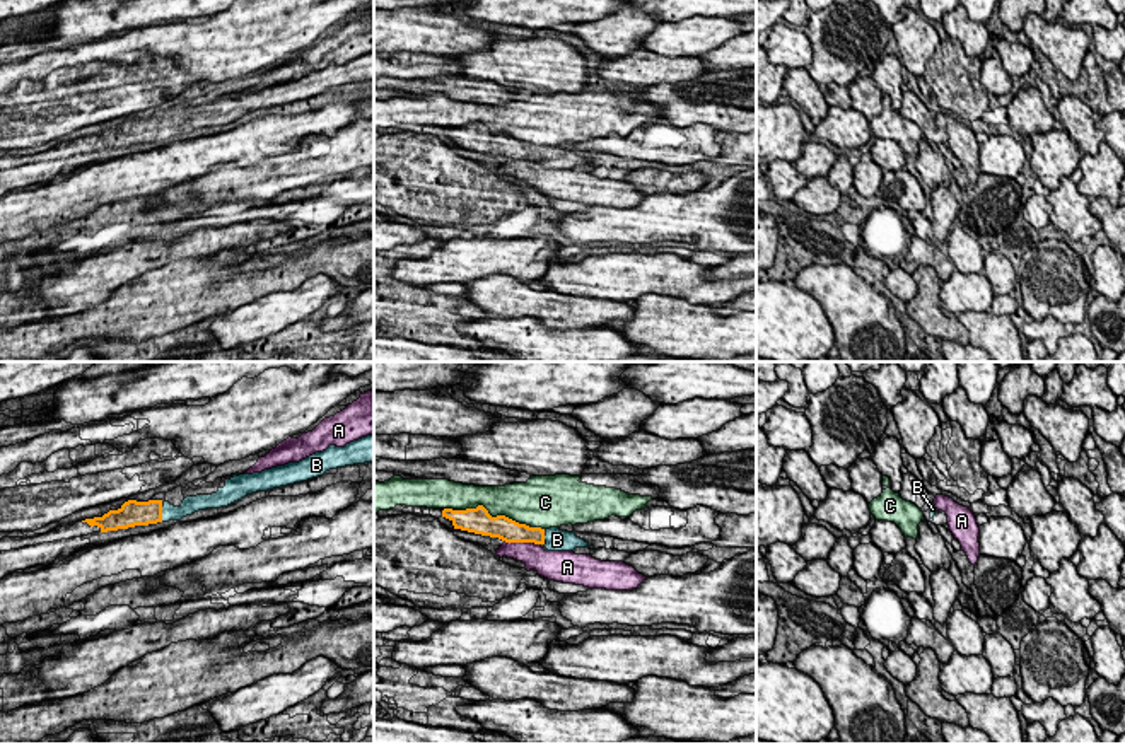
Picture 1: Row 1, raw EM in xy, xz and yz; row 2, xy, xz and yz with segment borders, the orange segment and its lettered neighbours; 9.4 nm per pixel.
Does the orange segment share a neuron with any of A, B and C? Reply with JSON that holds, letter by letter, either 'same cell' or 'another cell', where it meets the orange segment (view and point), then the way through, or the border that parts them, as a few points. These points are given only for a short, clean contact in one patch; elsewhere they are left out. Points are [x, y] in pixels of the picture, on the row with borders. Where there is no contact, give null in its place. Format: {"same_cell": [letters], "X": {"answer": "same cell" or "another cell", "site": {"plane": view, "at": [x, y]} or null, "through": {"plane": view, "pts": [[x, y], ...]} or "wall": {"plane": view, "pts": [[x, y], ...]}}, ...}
{"same_cell": ["B"], "A": {"answer": "another cell", "site": {"plane": "xz", "at": [523, 541]}}, "B": {"answer": "same cell", "site": {"plane": "xy", "at": [161, 514]}}, "C": {"answer": "another cell", "site": {"plane": "xz", "at": [487, 511]}}}

